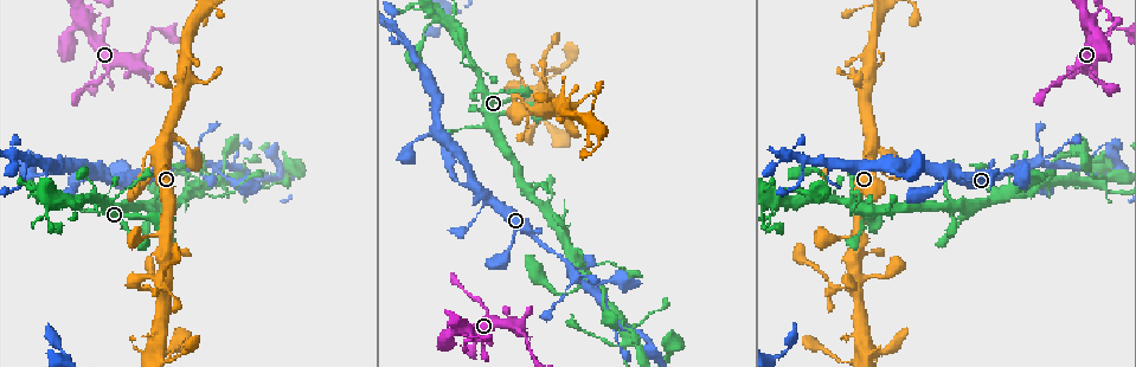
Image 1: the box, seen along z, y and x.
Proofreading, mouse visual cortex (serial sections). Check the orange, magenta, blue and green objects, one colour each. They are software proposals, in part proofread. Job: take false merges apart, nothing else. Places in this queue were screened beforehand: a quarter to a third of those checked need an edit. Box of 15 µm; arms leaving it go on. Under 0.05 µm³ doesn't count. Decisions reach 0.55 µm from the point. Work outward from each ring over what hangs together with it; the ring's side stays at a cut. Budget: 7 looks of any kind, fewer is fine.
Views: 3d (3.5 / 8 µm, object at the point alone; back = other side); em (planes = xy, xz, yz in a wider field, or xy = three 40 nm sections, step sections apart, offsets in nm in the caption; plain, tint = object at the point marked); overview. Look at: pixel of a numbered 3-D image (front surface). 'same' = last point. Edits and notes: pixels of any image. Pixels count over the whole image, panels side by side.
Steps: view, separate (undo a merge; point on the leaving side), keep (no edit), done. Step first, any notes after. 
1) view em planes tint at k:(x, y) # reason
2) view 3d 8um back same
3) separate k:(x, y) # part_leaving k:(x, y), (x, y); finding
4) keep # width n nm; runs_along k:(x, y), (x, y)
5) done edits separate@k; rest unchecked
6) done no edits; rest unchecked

view 3d 3.5um at 1:(474, 65) # three-way junction

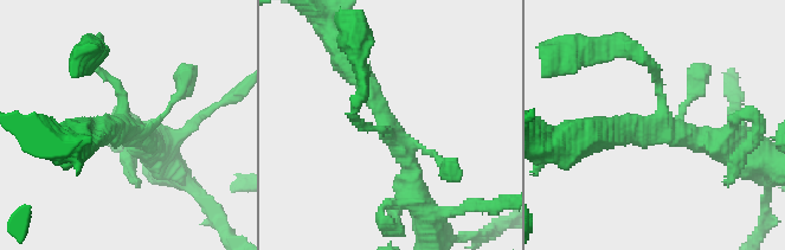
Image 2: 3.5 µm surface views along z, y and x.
view em xy step 3 tint at 2:(658, 128)

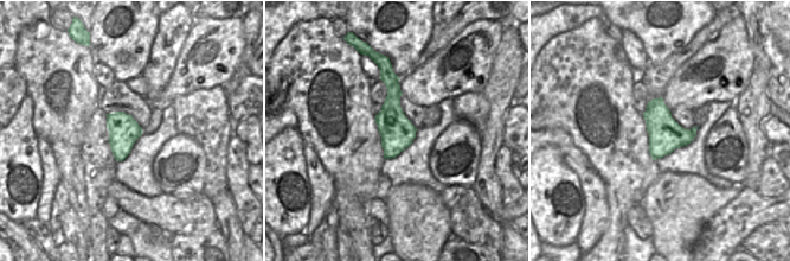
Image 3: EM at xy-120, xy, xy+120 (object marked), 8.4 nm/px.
view em planes tint same # another direction

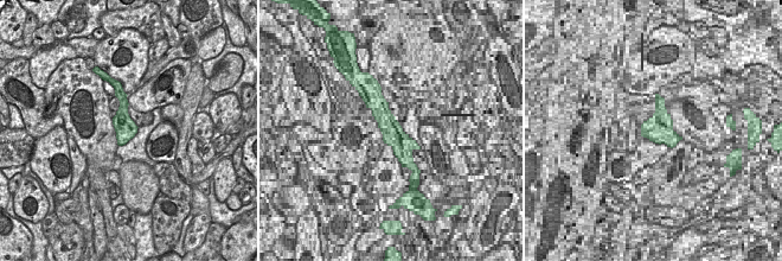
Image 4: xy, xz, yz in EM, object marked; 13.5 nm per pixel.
keep # continuous, no second cell

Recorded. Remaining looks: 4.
view 3d 3.5um at 1:(490, 201) # thick turns thin

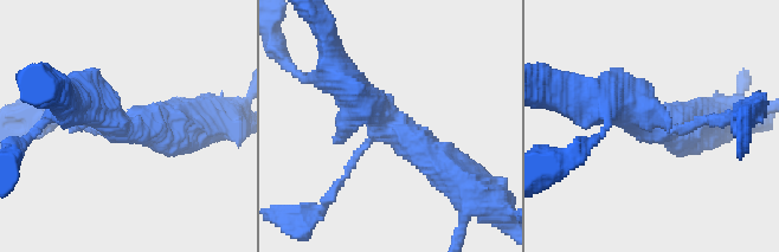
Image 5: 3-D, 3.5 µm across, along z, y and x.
view em planes tint at 5:(121, 124)

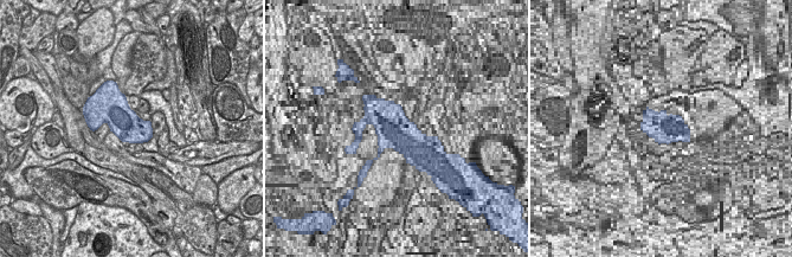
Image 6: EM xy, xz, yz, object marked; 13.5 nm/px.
keep # runs_along 5:(452, 176), (377, 116), (336, 73); one cell here

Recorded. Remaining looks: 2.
view 3d 3.5um at 1:(443, 20) # thick turns thin

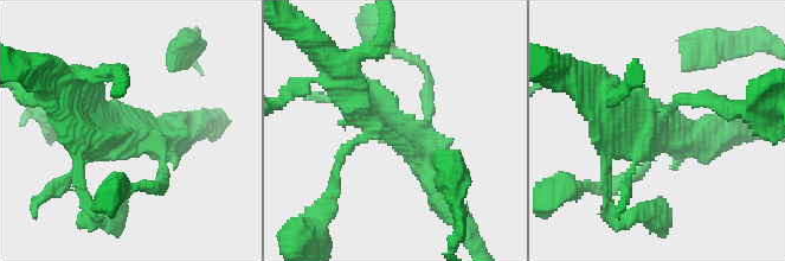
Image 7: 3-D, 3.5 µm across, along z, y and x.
view em planes tint at 7:(389, 124)

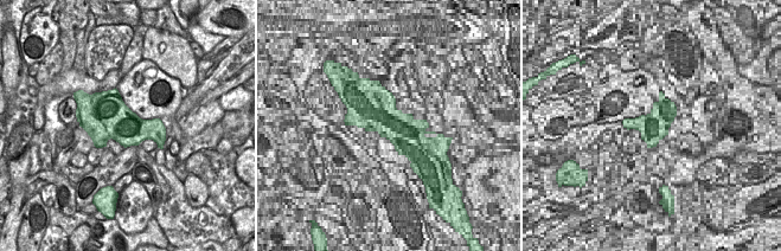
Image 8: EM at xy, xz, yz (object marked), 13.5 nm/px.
keep # width 600 nm; runs_along 7:(439, 182), (407, 135), (338, 84); all the same cell

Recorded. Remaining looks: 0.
done no edits; rest unchecked

